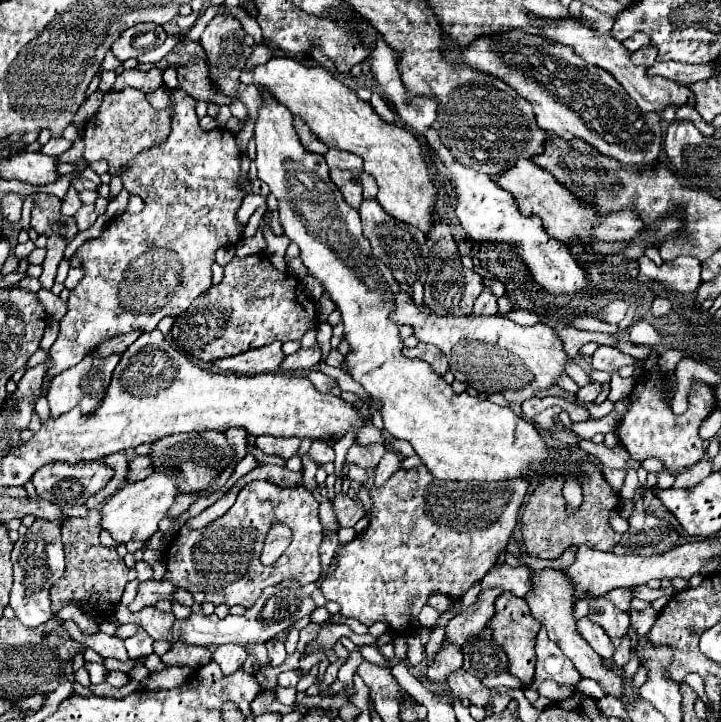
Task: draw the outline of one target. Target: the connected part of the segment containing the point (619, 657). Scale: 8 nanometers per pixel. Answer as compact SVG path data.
M619 637L619 639L611 639L613 647L615 647L615 655L613 661L617 667L623 667L629 661L629 637Z

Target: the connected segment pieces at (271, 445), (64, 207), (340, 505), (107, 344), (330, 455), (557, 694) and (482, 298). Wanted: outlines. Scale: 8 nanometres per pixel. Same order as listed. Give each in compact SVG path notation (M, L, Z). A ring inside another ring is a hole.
M263 435L257 437L257 447L267 453L267 455L279 455L283 459L289 459L297 455L301 445L301 439L295 437L273 437L273 435Z
M73 187L67 189L67 195L61 201L61 215L75 215L75 211L81 207L81 201L77 197L77 191Z
M339 493L333 501L333 511L341 527L353 527L361 517L365 517L365 507L357 499L349 499L345 493Z
M131 331L125 335L115 335L107 341L103 341L103 345L99 345L99 349L95 349L95 355L111 355L111 353L125 353L125 349L141 335L143 331Z
M316 440L313 442L313 449L315 449L315 453L317 453L317 457L313 455L313 459L319 463L319 465L323 465L323 463L327 463L327 461L333 461L335 459L335 453L333 453L333 445L327 445L327 443L322 443L323 441Z
M546 680L537 687L537 691L540 696L547 697L551 701L561 701L570 697L576 689L573 687L558 685L552 680Z
M485 289L485 291L477 297L477 301L475 301L475 305L473 305L473 313L485 313L485 315L497 313L497 297L495 297L491 291Z

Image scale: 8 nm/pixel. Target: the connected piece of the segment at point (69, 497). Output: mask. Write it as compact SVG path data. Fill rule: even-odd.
M103 461L79 463L79 467L51 463L51 467L41 467L31 481L39 497L55 503L57 507L73 507L83 505L93 493L101 491L111 477L113 469Z

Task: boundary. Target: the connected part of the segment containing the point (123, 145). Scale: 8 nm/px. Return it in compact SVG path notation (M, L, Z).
M127 87L123 91L107 91L101 107L91 119L91 125L85 125L83 157L87 163L103 159L109 163L111 175L121 175L131 157L135 157L139 151L159 145L167 137L167 131L171 131L171 111L153 109L141 89Z

